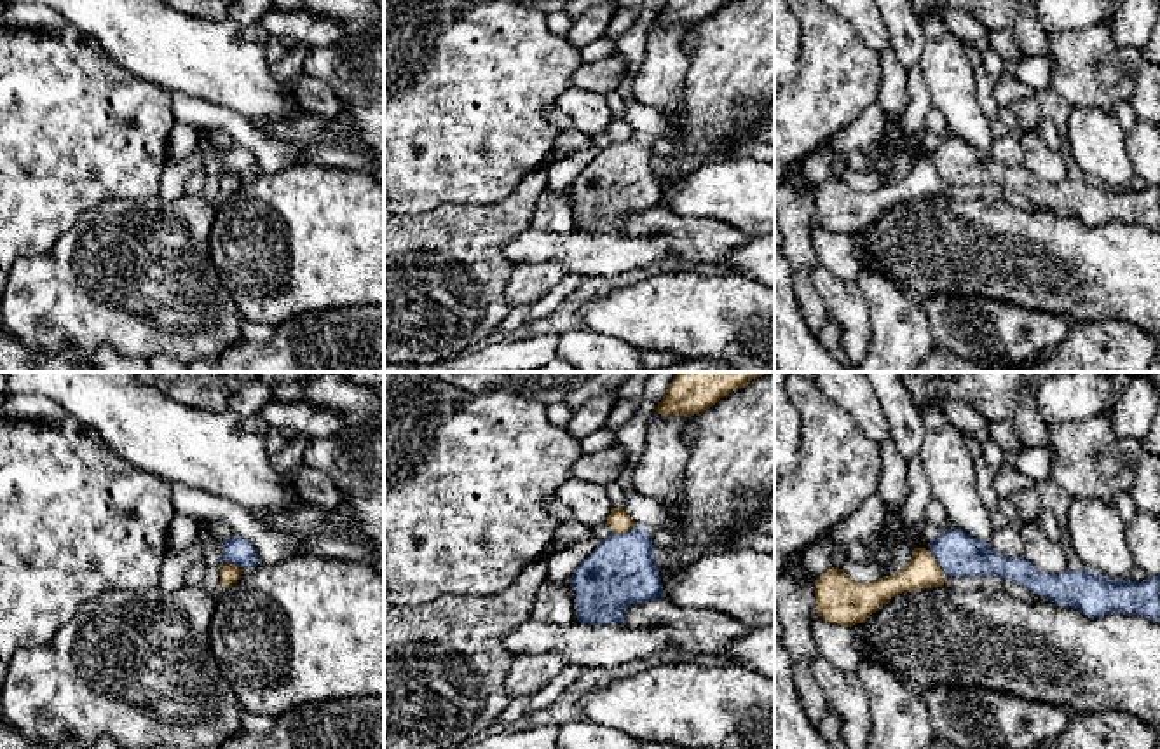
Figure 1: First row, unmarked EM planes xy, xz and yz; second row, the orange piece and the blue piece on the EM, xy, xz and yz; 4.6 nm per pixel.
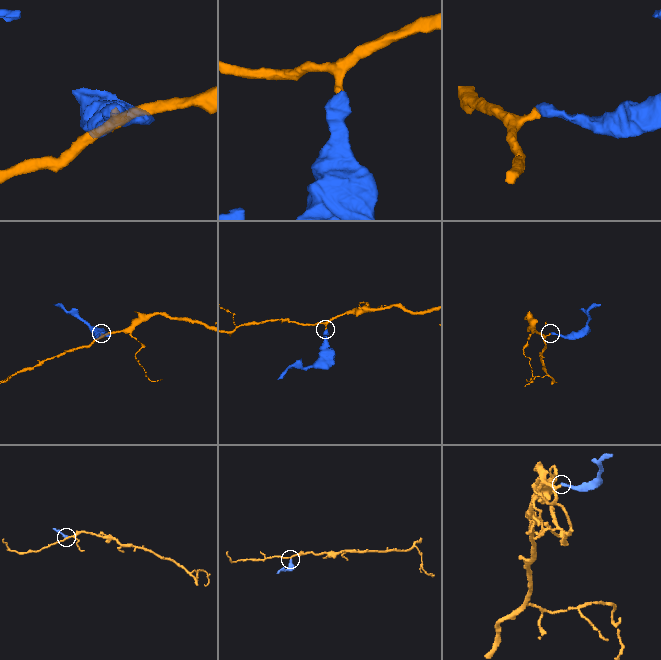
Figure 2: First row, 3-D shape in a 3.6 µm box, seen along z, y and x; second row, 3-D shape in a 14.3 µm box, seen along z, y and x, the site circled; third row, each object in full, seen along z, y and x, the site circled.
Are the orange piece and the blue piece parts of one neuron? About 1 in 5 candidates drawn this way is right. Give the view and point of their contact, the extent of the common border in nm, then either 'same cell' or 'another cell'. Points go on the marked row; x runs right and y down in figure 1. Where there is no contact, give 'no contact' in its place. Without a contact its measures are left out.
meets orange in yz at (935, 563); contact 150 nm long; another cell

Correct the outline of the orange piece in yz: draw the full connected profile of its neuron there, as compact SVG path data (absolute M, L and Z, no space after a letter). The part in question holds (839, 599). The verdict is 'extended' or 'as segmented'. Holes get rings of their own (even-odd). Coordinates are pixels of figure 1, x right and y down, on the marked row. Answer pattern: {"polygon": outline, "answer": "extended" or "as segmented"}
{"polygon": "M914 548L911 562L897 574L872 583L853 581L843 569L829 567L816 578L816 613L829 623L856 625L902 592L944 585L945 574L930 550Z", "answer": "as segmented"}

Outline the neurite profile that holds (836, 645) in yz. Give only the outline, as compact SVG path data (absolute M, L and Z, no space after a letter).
M820 616L813 618L813 637L818 653L836 669L855 672L860 662L851 629L846 625L829 623Z

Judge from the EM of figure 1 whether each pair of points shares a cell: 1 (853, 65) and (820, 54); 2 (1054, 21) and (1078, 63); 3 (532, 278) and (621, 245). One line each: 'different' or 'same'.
1: same
2: different
3: different

